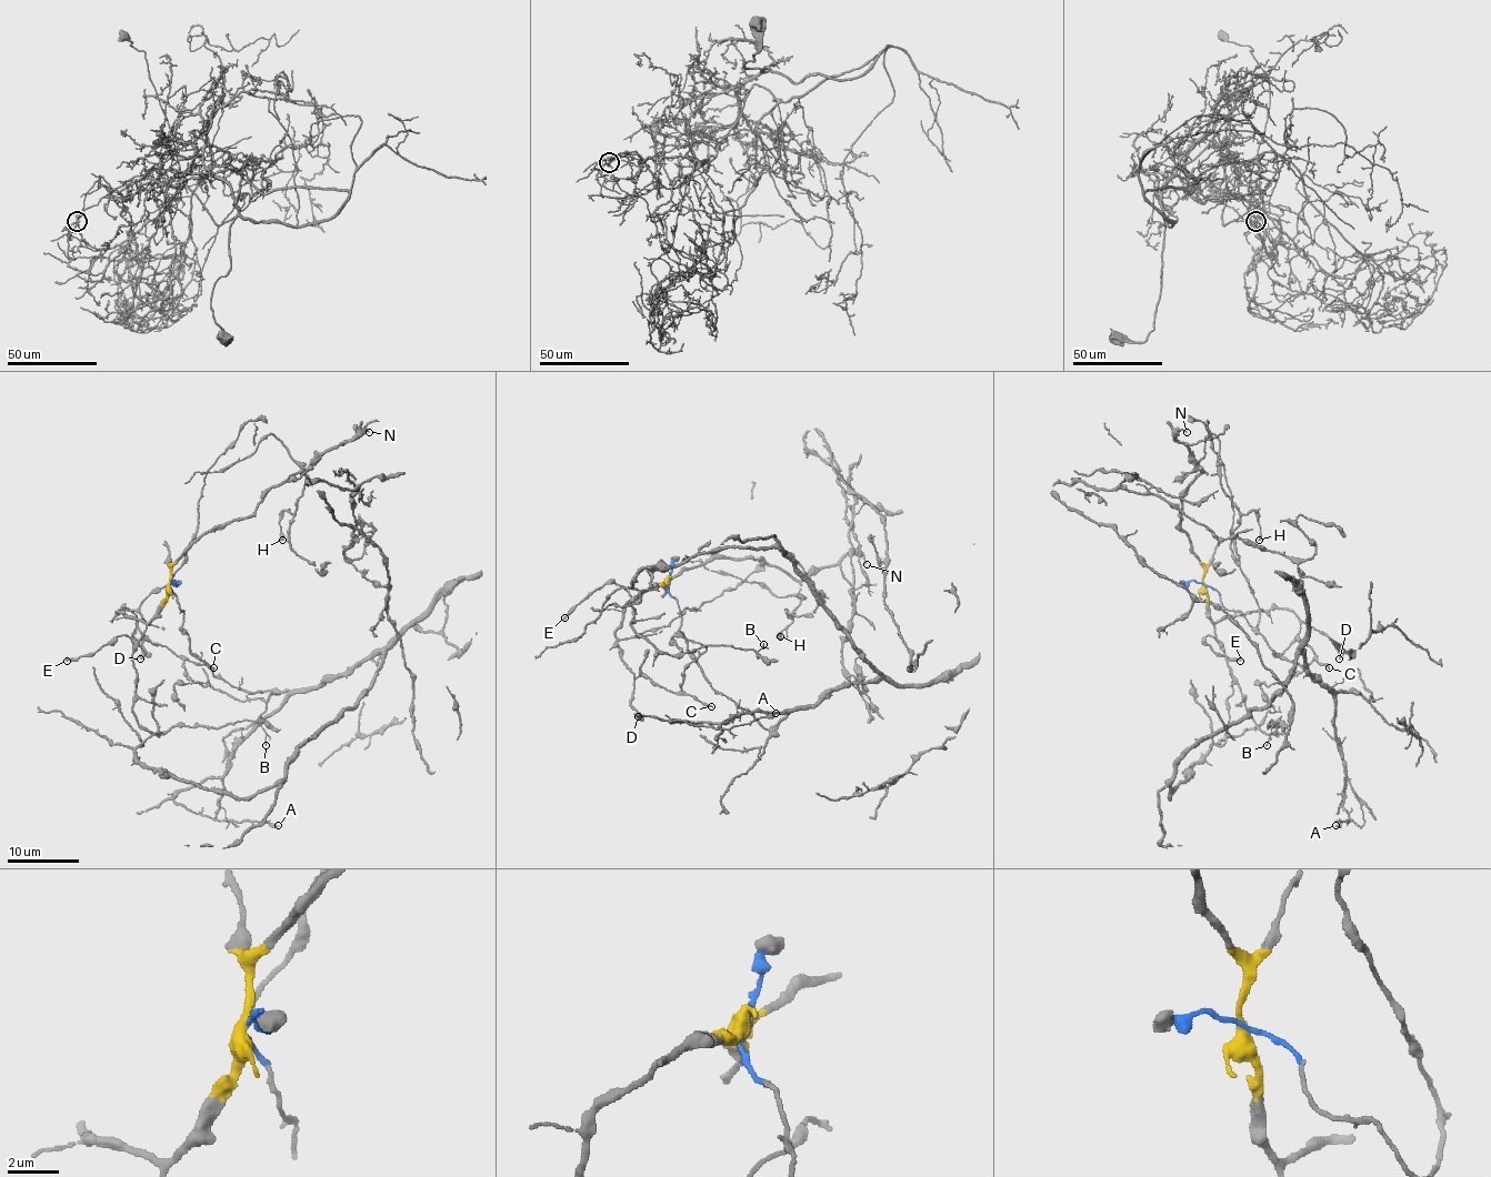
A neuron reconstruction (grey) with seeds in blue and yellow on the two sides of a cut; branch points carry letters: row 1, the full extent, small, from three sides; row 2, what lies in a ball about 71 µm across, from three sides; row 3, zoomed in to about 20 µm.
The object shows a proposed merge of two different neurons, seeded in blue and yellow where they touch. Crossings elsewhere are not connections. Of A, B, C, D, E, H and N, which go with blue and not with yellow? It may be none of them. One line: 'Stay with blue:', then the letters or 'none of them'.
Stay with blue: A

